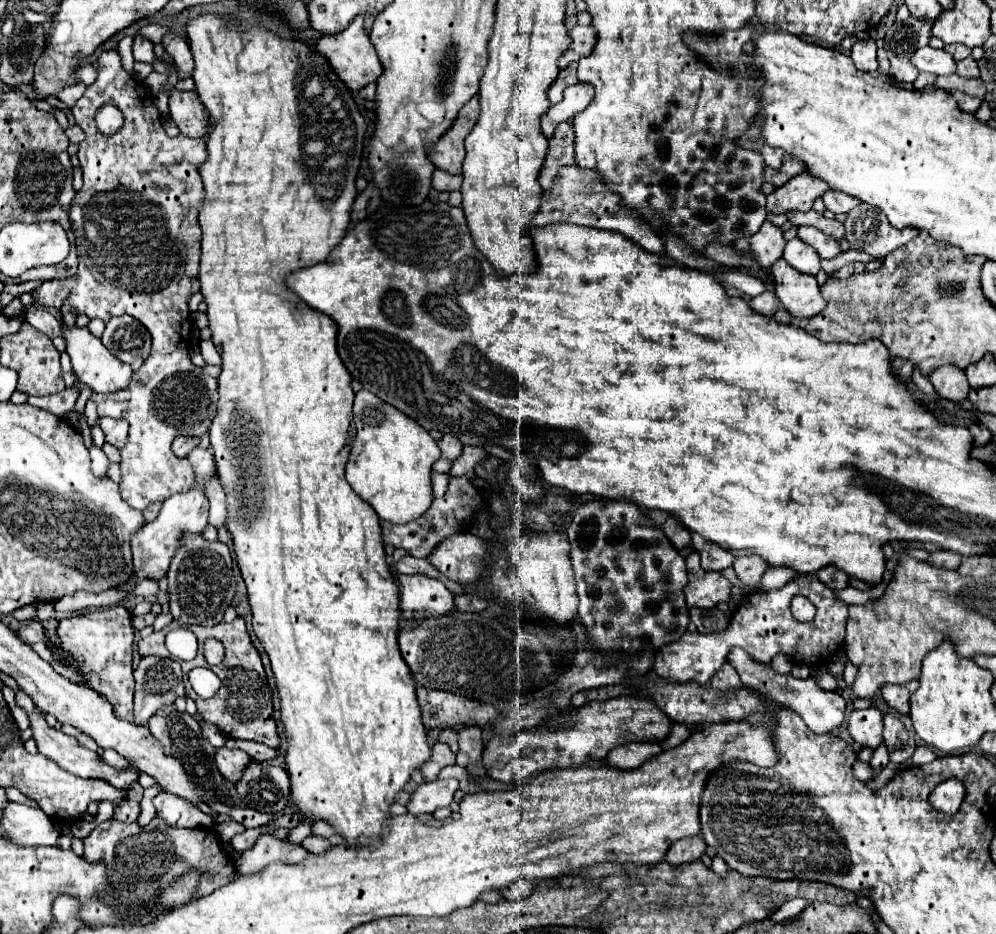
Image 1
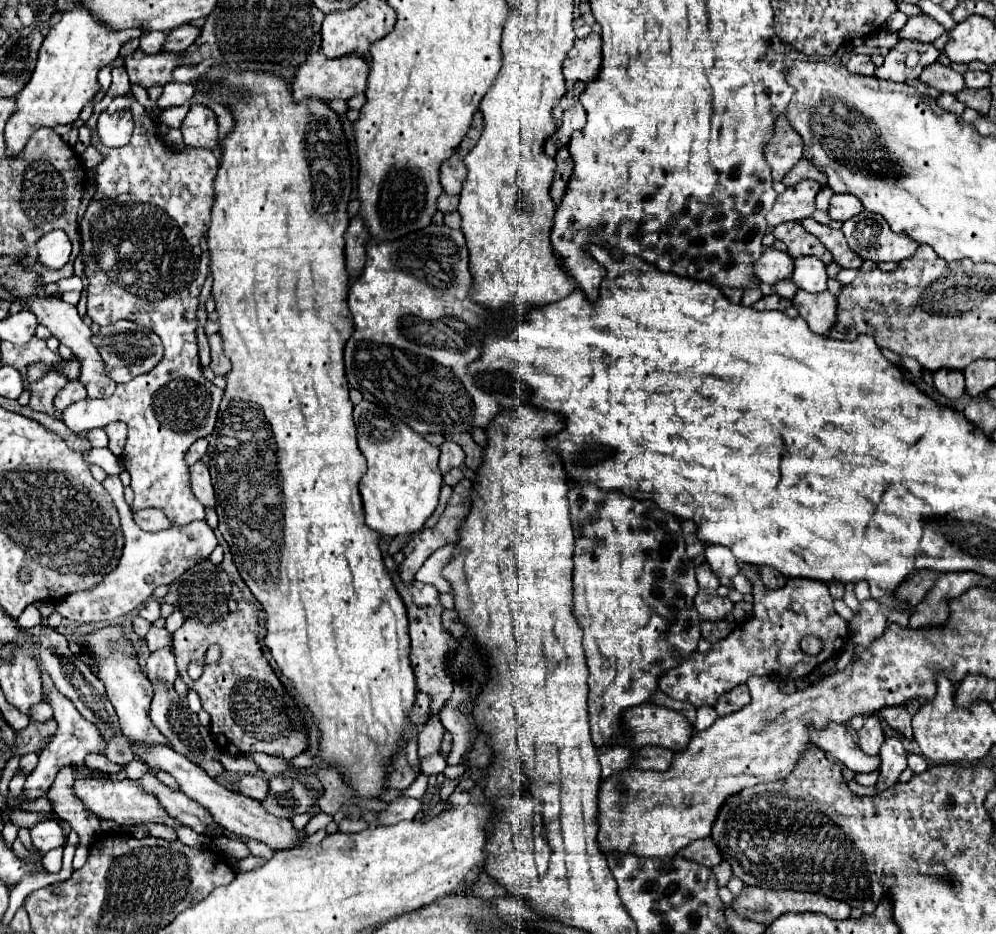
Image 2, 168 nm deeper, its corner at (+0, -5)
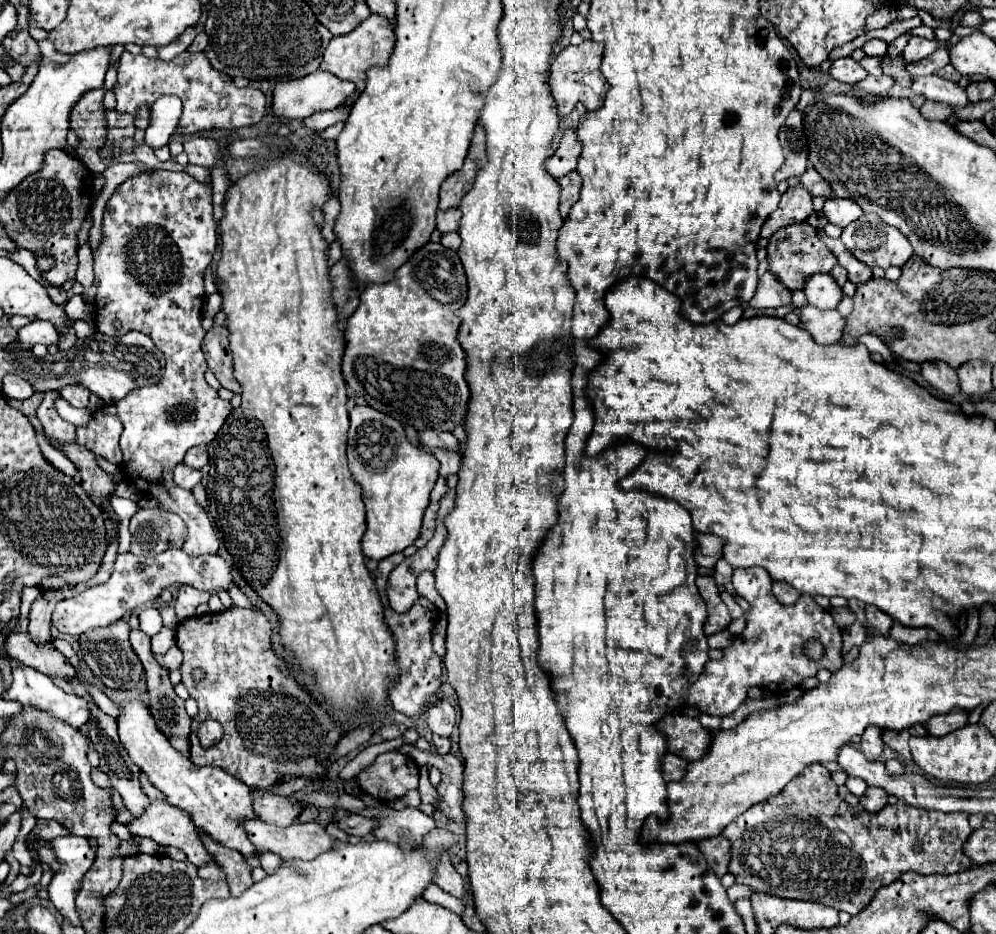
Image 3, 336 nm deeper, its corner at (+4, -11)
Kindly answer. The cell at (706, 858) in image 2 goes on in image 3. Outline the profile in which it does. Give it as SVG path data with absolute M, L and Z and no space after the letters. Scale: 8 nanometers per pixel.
M716 835L712 839L704 839L704 843L698 843L698 849L704 855L708 867L716 873L716 877L722 877L728 871L730 843L722 835Z

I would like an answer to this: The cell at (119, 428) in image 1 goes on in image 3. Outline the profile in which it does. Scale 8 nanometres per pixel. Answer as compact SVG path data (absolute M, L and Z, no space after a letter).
M108 405L94 413L92 423L88 427L76 429L76 443L84 445L92 453L100 453L110 463L120 465L122 453L118 447L118 439L122 430L122 423L116 419L116 407Z

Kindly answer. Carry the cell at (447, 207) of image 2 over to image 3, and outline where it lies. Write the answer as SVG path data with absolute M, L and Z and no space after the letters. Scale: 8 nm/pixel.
M452 207L452 209L438 209L436 213L436 221L438 221L438 231L440 233L448 233L448 231L458 231L458 221L460 221L460 209Z

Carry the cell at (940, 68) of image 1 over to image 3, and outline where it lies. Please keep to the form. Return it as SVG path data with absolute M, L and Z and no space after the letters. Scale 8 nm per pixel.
M926 75L926 77L914 79L912 91L918 95L924 95L930 101L940 101L950 107L964 107L968 103L966 91L958 83L938 75Z

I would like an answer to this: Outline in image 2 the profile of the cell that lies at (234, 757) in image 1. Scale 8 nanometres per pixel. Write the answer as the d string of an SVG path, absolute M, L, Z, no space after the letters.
M242 775L240 779L236 777L236 787L242 795L252 797L256 801L262 801L264 797L268 797L268 779L266 777L258 777L258 775Z

